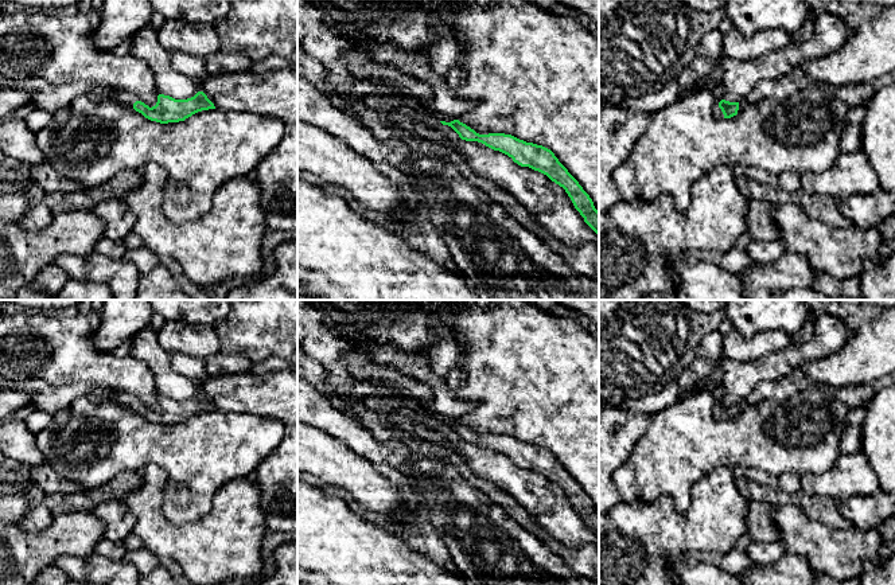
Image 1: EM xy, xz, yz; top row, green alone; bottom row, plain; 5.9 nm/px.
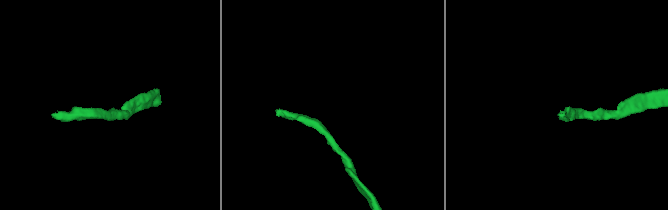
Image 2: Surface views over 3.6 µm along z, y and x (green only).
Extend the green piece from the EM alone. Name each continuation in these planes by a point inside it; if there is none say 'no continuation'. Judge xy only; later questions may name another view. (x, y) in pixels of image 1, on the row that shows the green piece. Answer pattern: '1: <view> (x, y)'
1: xy (124, 98)

